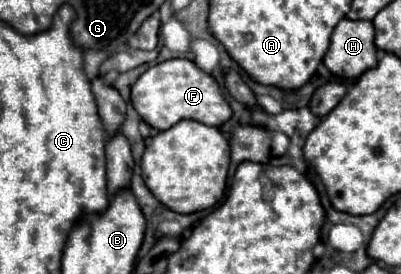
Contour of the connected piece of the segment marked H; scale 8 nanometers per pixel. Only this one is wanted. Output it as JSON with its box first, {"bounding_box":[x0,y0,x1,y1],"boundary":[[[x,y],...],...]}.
{"bounding_box":[324,17,378,79],"boundary":[[[344,17],[334,27],[324,65],[340,79],[358,79],[364,71],[376,67],[376,63],[378,51],[372,21],[352,21]]]}

